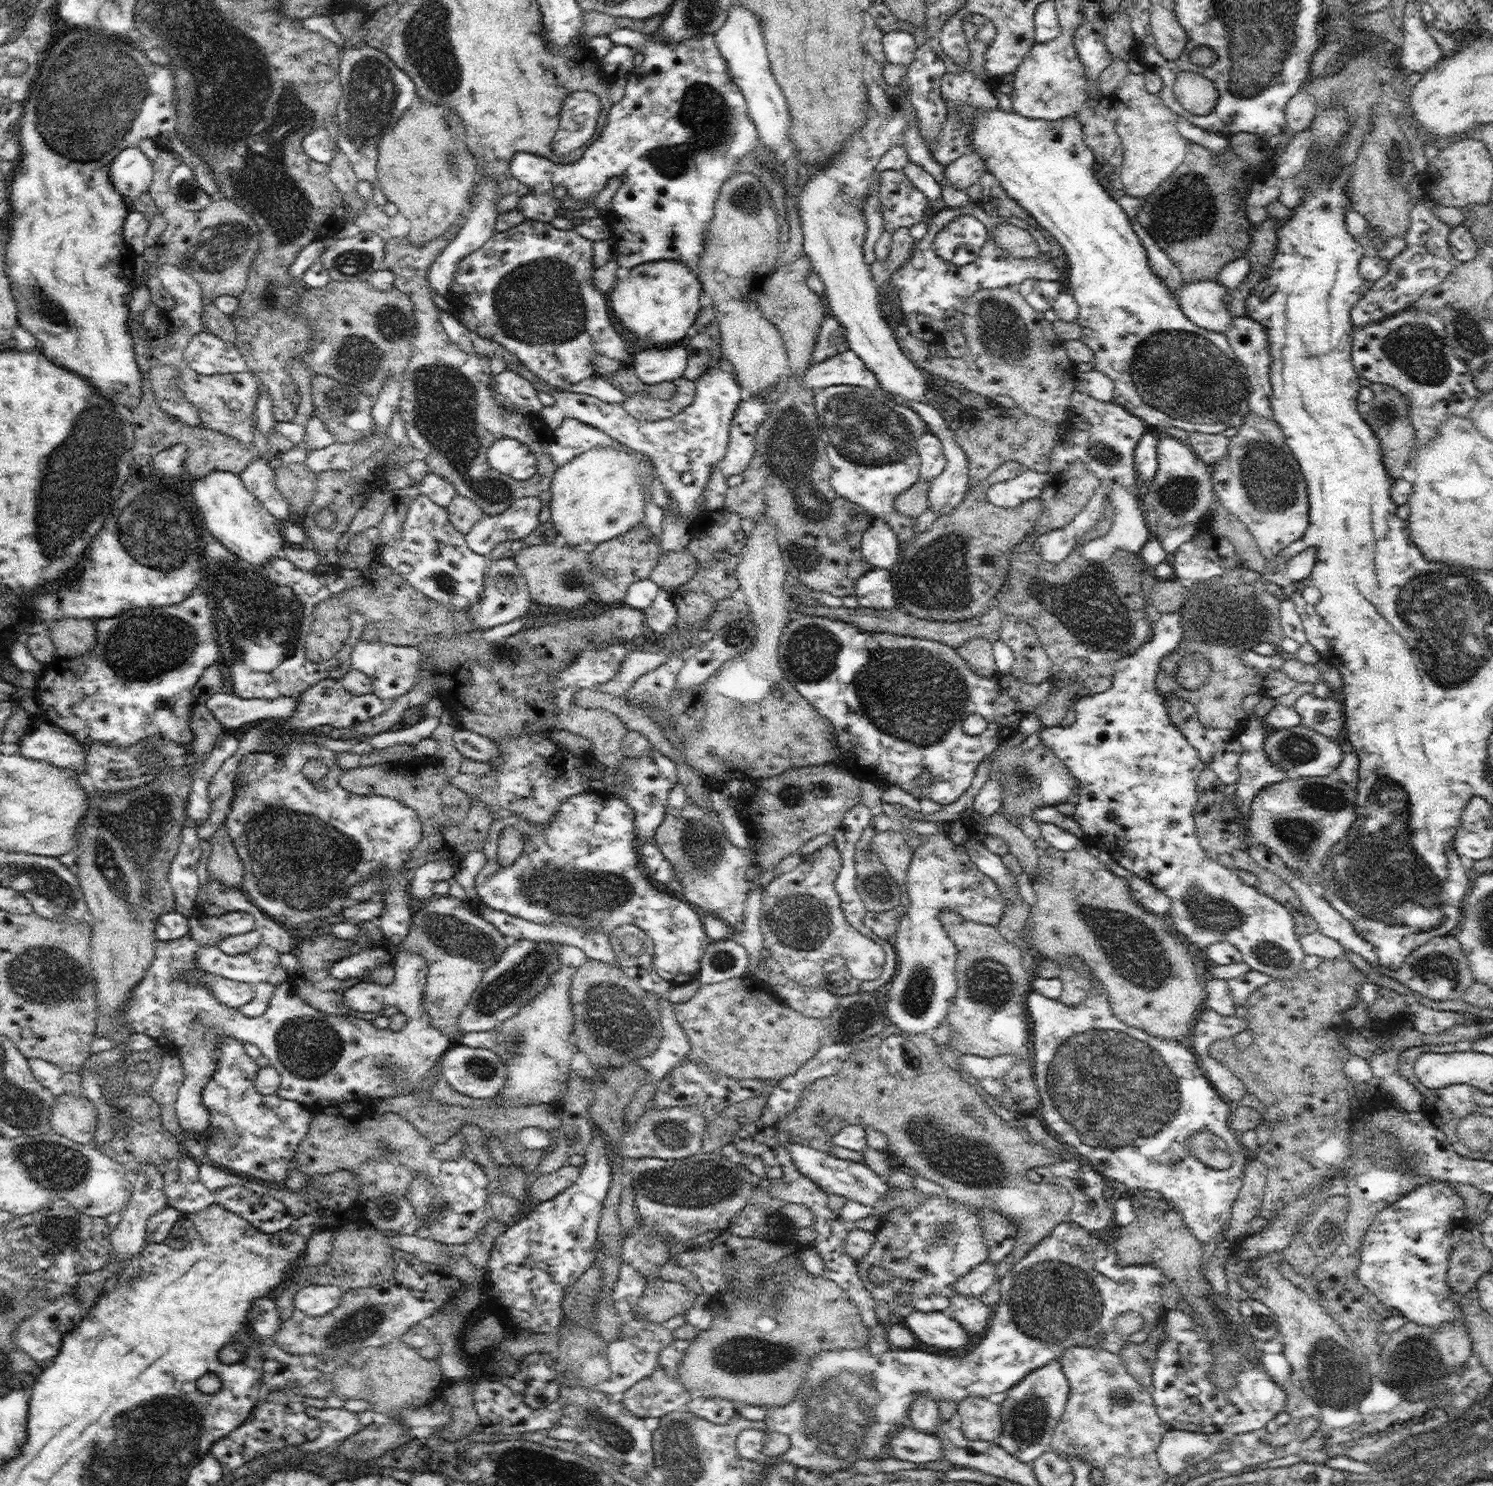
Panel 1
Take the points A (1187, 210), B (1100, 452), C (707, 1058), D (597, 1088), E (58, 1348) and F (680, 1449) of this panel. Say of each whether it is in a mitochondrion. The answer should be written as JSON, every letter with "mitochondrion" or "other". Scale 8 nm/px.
{"A":"mitochondrion","B":"mitochondrion","C":"other","D":"other","E":"other","F":"mitochondrion"}

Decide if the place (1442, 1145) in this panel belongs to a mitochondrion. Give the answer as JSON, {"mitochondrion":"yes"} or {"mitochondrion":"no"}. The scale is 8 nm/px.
{"mitochondrion":"no"}

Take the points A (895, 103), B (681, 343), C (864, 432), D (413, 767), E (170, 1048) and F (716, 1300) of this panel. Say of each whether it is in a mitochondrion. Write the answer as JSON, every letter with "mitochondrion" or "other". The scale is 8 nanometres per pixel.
{"A":"other","B":"other","C":"mitochondrion","D":"other","E":"other","F":"other"}

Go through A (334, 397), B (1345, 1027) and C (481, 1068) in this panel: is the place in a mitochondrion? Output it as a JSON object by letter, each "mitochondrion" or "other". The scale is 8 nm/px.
{"A":"mitochondrion","B":"other","C":"mitochondrion"}

